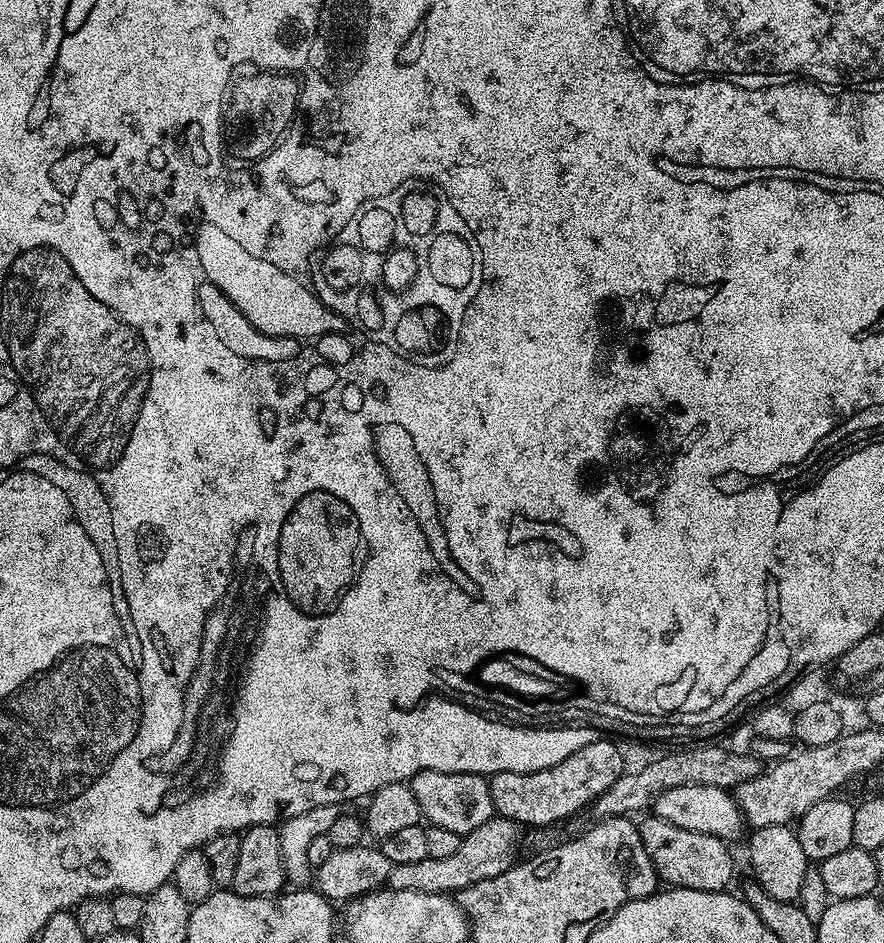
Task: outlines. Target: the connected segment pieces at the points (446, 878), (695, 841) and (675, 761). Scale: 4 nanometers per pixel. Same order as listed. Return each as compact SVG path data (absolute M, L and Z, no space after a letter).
M493 815L478 826L477 830L467 833L458 846L457 852L447 858L426 858L409 865L393 865L388 875L387 887L392 889L417 889L420 892L442 892L454 894L470 885L496 877L511 868L519 857L522 842L521 825L504 816Z
M655 814L645 815L644 818L638 824L642 846L646 846L646 854L650 854L650 862L654 862L657 877L665 885L707 892L723 892L729 887L728 883L732 880L732 852L725 841L710 834L682 830L682 826L674 826Z
M701 743L699 746L684 746L681 752L672 752L669 756L660 756L649 764L641 766L637 772L625 771L594 801L596 820L605 820L611 816L631 817L632 812L643 813L655 805L658 797L674 786L718 786L735 790L742 782L750 782L750 778L760 775L762 762L754 754L748 756L744 752L731 752L728 746L714 743Z

